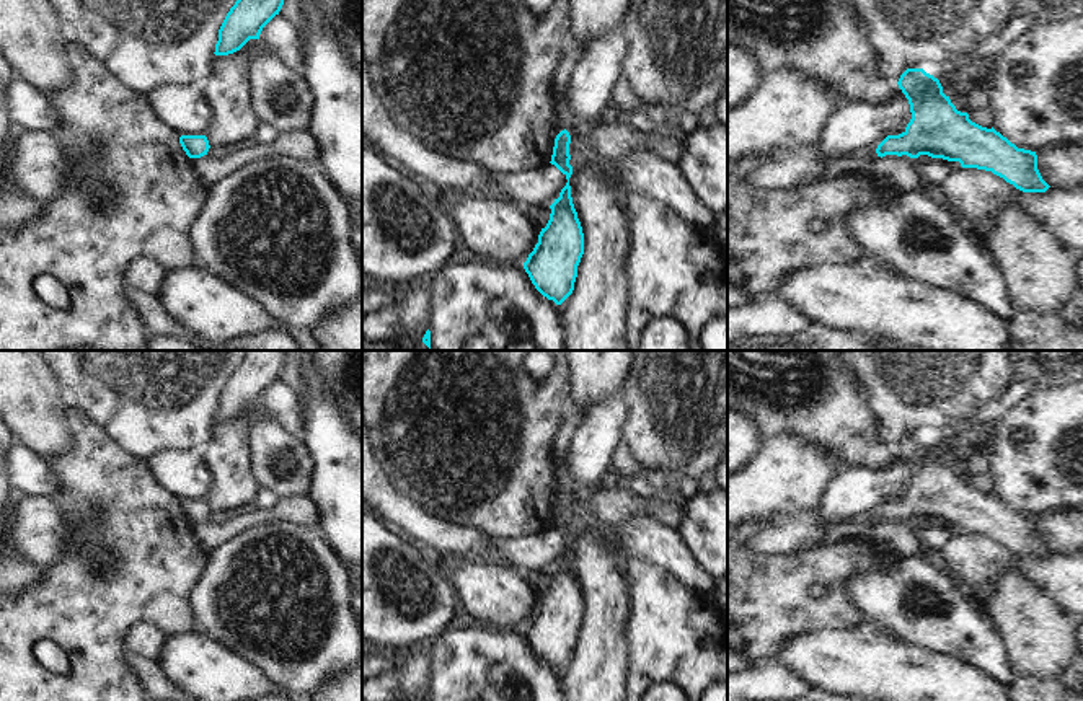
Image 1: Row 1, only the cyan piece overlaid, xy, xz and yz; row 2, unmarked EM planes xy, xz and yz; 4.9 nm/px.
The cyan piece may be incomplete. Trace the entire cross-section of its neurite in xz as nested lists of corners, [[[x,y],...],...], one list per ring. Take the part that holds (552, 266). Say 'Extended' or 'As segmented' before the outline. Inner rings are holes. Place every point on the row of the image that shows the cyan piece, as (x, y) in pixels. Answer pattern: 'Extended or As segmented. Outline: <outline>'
As segmented. Outline: [[[564,129],[555,139],[551,165],[568,179],[559,197],[550,205],[551,214],[545,228],[538,235],[538,243],[524,262],[535,289],[561,305],[574,290],[577,266],[584,254],[584,233],[571,197],[569,165],[571,135]]]

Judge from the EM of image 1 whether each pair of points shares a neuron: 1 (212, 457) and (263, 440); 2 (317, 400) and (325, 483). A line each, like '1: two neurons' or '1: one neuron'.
1: two neurons
2: one neuron

